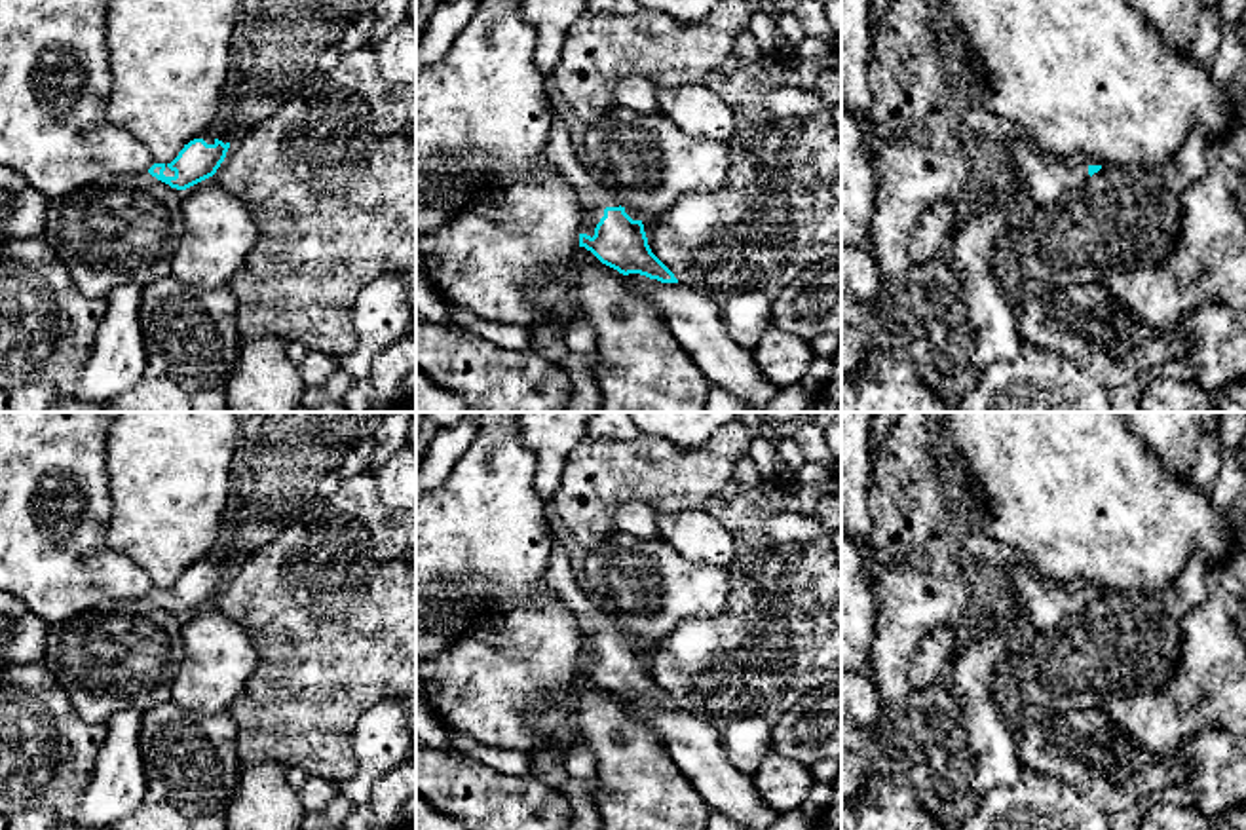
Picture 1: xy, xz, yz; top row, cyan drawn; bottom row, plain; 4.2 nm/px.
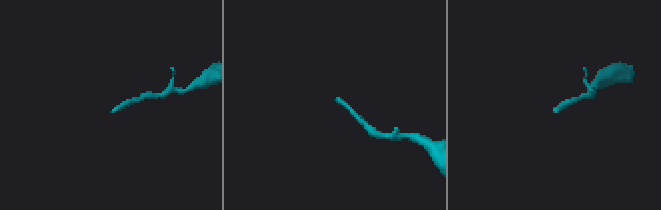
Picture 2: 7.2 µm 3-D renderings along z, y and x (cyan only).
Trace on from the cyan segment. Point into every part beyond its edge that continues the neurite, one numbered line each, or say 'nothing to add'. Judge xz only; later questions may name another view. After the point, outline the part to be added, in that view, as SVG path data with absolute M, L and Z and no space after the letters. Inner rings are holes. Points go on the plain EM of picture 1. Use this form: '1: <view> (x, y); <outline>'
1: xz (593, 622); M555 536L551 564L545 572L545 587L572 610L577 634L581 636L579 659L587 659L587 651L596 653L606 632L619 632L615 619L606 613L583 589L576 577L568 551Z

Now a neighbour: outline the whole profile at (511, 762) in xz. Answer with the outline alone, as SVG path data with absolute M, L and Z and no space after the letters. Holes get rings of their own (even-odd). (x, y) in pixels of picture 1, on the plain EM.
M448 731L448 737L458 752L467 754L469 758L484 764L505 775L530 775L530 760L522 750L509 750L501 746L482 745L463 733Z

